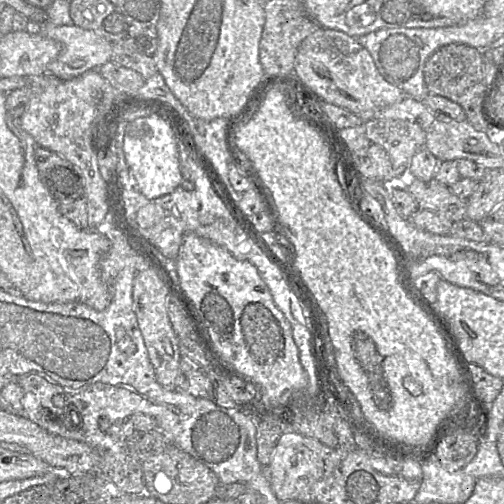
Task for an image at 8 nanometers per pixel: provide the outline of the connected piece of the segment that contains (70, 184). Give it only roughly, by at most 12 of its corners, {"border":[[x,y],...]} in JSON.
{"border":[[36,146],[40,180],[57,203],[83,196],[83,179],[63,156]]}

